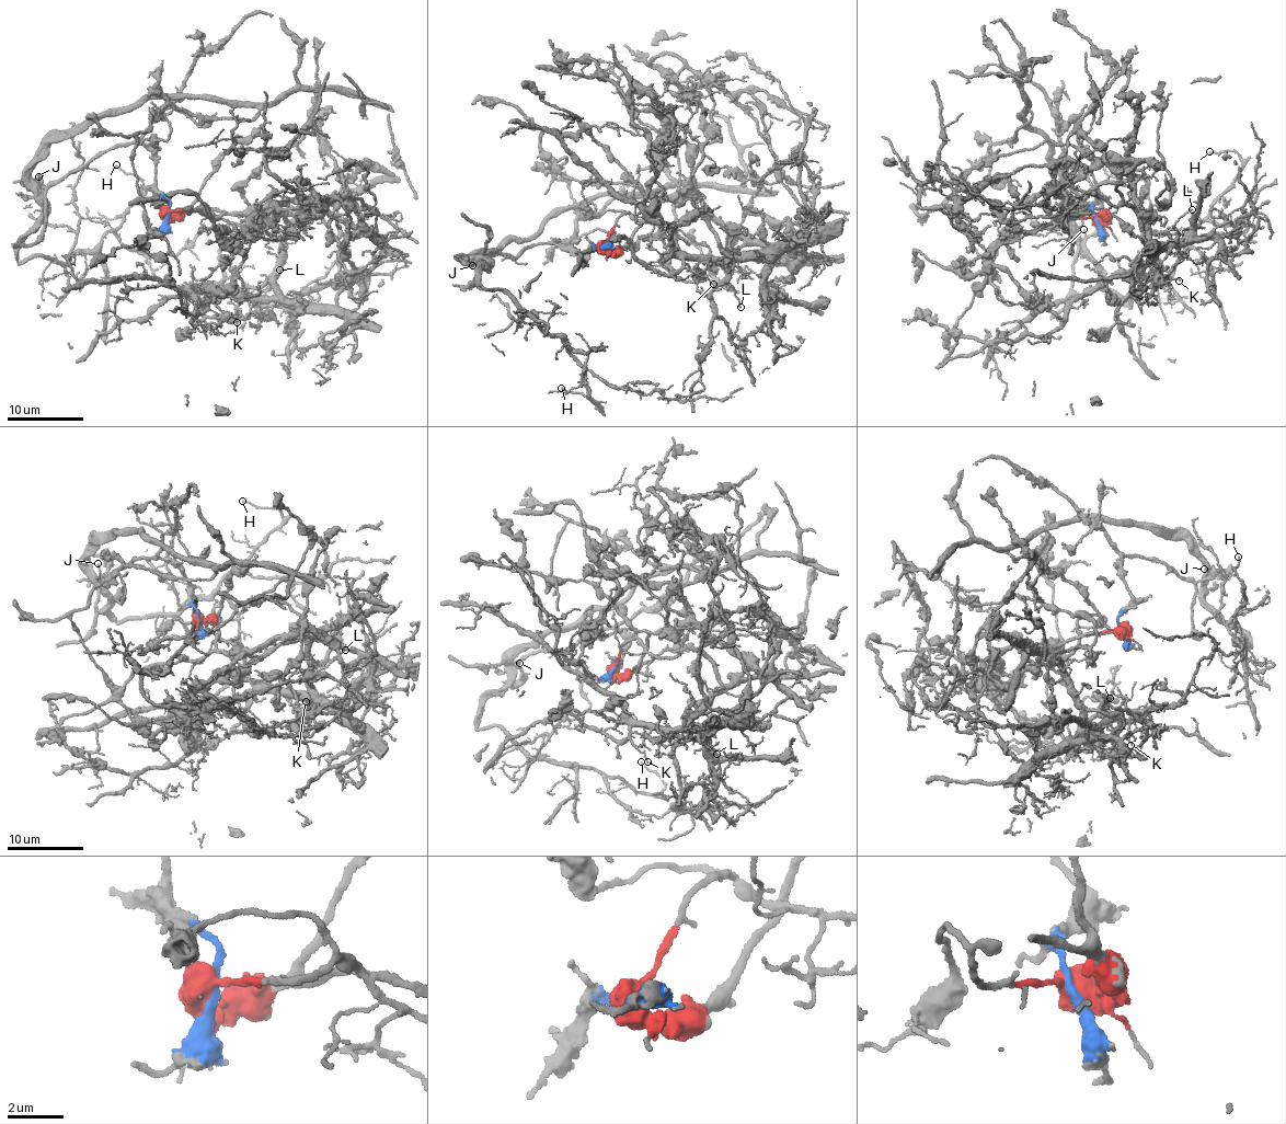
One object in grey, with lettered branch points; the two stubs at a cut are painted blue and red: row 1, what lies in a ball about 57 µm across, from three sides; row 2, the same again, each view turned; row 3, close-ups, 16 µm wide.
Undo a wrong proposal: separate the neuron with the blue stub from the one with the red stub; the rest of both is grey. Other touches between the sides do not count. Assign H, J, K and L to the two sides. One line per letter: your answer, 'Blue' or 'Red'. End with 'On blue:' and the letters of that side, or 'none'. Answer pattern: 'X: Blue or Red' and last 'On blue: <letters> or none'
H: Blue
J: Blue
K: Red
L: Red
On blue: H, J

